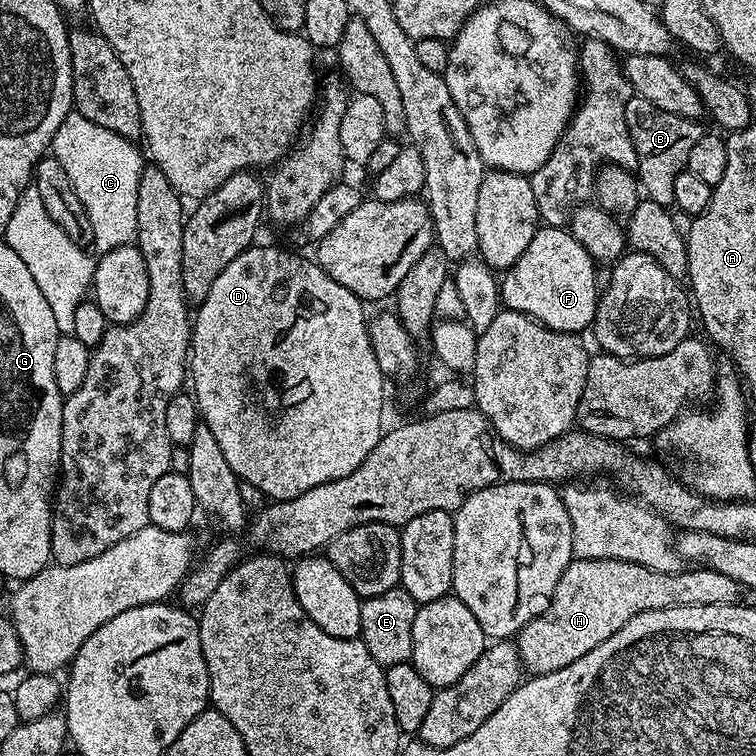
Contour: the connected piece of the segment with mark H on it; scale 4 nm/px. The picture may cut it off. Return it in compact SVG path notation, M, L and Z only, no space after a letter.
M573 559L572 563L566 566L544 614L535 616L515 637L514 643L520 652L523 671L532 676L541 676L554 670L562 670L562 666L578 662L582 654L590 654L594 646L602 646L602 642L606 642L610 634L618 634L618 630L622 630L622 626L626 626L630 618L643 612L674 606L726 606L735 604L741 599L742 589L734 582L734 578L726 578L726 574L718 574L716 570L699 566L688 566L685 569L685 572L683 570L663 572L621 560Z

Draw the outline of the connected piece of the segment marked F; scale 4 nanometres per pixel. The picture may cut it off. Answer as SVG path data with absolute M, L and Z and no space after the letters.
M541 226L537 228L534 238L530 238L530 246L522 250L522 258L514 262L503 273L499 281L499 295L504 308L526 314L544 324L550 330L559 332L583 333L583 328L593 323L596 318L596 302L598 299L598 284L596 288L596 268L592 256L582 250L582 242L572 237L567 227L550 228Z

